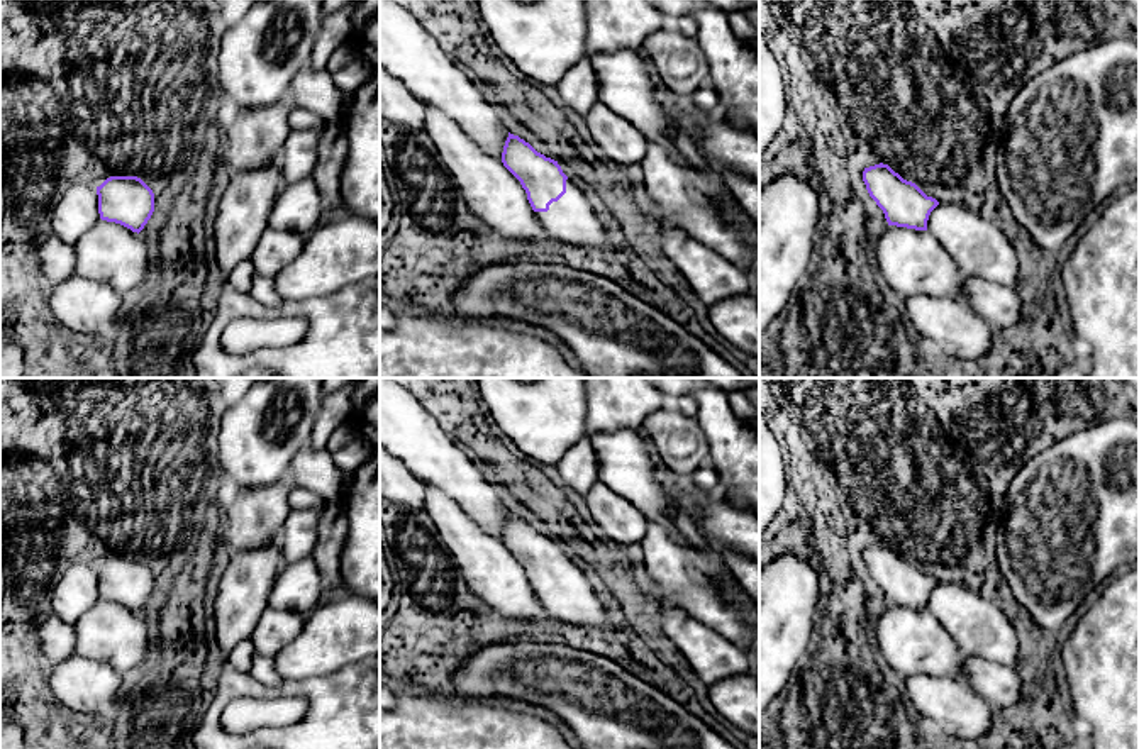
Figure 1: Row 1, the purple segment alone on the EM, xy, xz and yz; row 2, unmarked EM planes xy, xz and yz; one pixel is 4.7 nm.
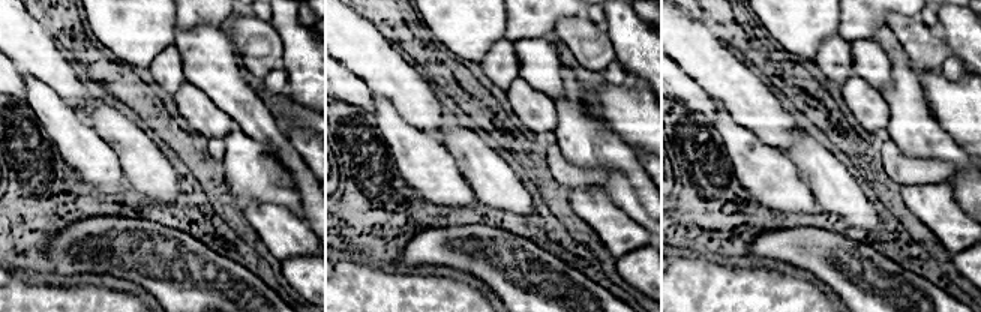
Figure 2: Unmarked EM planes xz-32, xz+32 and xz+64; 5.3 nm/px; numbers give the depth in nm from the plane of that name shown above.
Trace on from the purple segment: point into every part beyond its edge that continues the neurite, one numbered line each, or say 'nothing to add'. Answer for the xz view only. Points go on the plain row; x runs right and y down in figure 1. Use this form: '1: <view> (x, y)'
1: xz (572, 599)

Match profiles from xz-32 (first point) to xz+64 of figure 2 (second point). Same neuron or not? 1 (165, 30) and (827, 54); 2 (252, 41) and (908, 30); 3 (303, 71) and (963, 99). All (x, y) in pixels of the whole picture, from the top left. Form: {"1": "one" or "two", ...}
{"1": "two", "2": "one", "3": "two"}

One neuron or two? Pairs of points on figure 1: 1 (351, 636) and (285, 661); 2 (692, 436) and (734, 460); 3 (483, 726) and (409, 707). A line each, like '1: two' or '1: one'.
1: one
2: two
3: one

